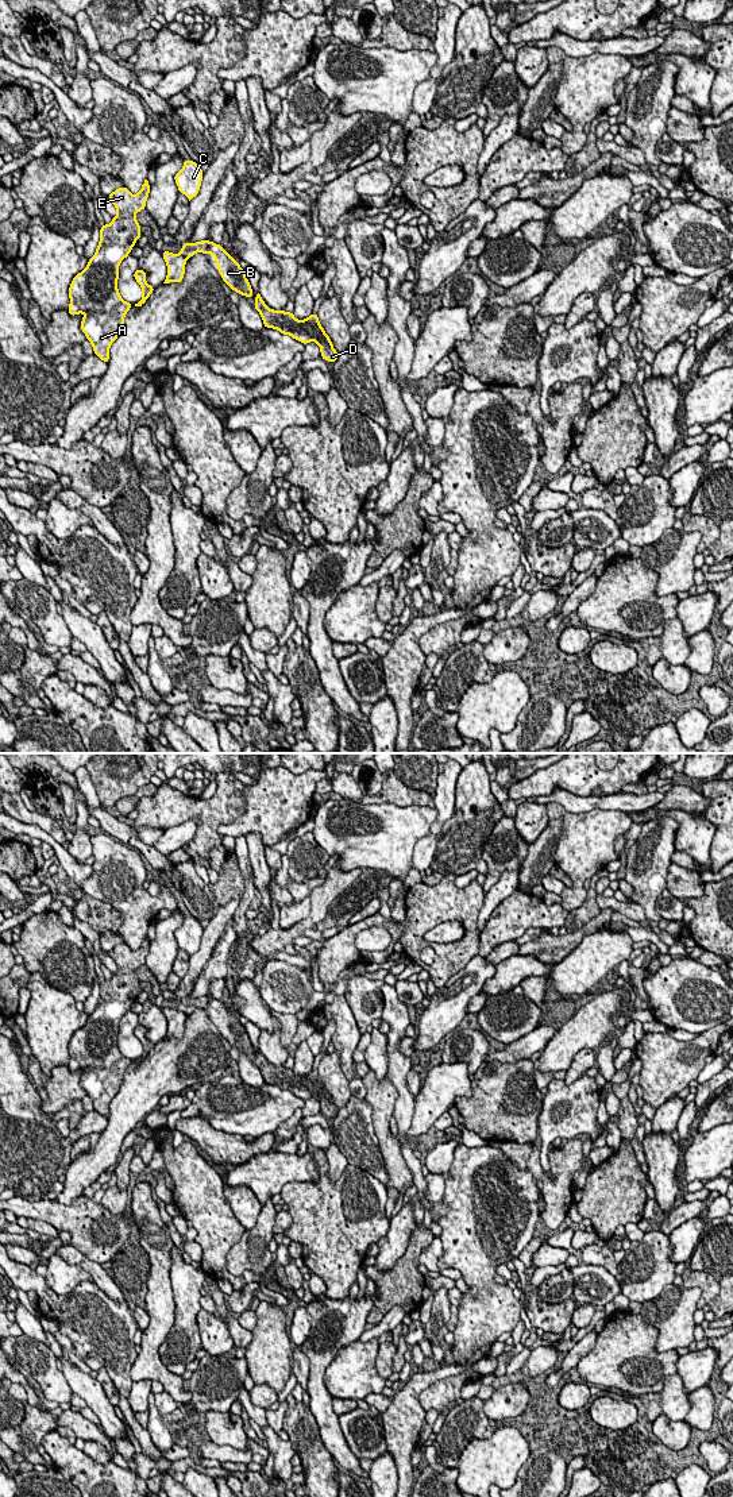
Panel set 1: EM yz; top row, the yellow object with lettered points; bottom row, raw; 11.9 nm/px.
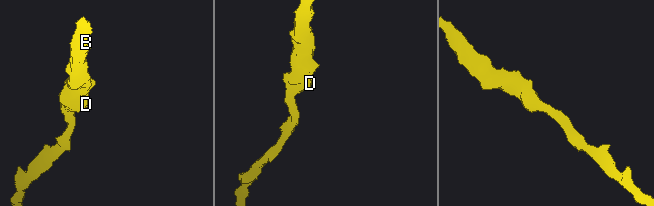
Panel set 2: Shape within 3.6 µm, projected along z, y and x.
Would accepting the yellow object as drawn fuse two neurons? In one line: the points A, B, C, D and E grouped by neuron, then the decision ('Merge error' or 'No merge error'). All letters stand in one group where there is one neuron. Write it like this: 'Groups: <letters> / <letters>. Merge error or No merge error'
Groups: A C E / B D. Merge error

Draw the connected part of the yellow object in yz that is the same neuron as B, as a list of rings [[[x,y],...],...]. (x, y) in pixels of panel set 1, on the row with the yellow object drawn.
[[[209,240],[184,243],[180,254],[188,259],[196,252],[212,254],[216,259],[216,269],[229,289],[235,290],[238,294],[246,296],[247,298],[252,297],[252,288],[246,277],[244,269],[240,267],[221,244]]]

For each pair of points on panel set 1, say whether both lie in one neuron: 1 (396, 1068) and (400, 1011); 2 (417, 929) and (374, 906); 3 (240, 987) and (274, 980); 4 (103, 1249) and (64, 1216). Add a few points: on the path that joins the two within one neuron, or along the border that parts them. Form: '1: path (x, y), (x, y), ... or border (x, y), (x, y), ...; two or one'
1: path (393, 1054), (392, 1042), (397, 1033), (397, 1025); one
2: border (378, 911), (354, 923), (348, 923); two
3: border (258, 994), (263, 1000); two
4: path (93, 1239), (73, 1219); one

